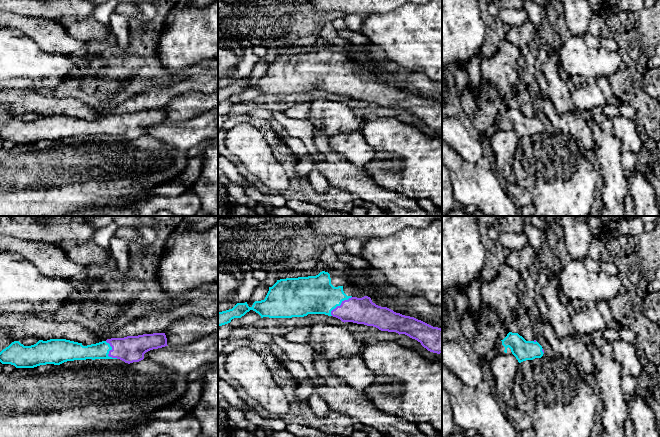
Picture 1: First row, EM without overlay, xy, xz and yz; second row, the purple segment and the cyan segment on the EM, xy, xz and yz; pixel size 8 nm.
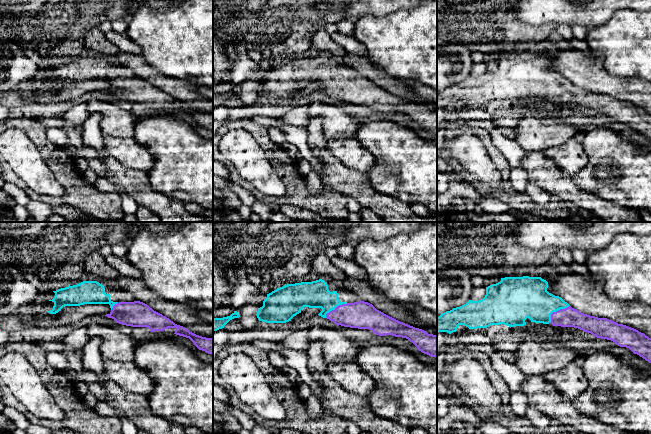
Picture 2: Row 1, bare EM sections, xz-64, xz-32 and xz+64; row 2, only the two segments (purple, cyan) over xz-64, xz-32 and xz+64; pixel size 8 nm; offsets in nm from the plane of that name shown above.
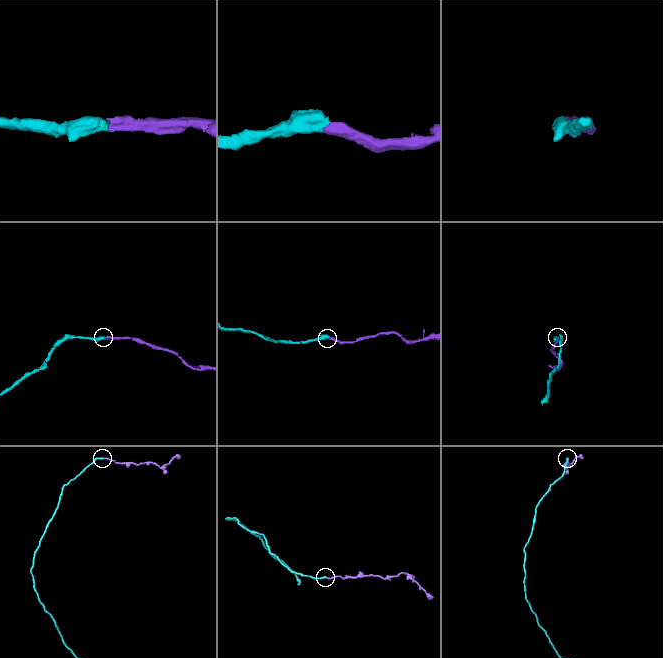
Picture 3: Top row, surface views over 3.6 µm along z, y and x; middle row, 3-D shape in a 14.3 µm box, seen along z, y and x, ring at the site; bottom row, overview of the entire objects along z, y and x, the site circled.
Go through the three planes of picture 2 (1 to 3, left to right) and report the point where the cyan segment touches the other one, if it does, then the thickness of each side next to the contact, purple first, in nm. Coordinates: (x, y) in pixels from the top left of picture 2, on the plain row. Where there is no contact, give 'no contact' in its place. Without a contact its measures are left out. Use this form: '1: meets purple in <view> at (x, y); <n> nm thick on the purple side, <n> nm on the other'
1: meets purple in xz-64 at (113, 82); 200 nm thick on the purple side, 190 nm on the other
2: meets purple in xz-32 at (336, 83); 220 nm thick on the purple side, 220 nm on the other
3: meets purple in xz+64 at (556, 87); 160 nm thick on the purple side, 320 nm on the other

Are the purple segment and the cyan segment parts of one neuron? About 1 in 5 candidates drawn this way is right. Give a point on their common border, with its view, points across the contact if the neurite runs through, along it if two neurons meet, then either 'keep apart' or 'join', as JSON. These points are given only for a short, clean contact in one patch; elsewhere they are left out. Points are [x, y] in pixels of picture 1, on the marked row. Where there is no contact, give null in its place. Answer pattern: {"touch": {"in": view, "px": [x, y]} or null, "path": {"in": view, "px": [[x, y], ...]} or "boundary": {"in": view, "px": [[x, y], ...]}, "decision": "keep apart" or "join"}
{"touch": {"in": "xz", "px": [340, 305]}, "path": {"in": "xz", "px": [[362, 310], [348, 309], [340, 305], [314, 294]]}, "decision": "join"}

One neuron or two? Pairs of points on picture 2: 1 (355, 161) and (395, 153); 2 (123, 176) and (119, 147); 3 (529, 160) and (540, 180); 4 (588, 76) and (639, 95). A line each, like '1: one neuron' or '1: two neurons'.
1: two neurons
2: two neurons
3: one neuron
4: one neuron

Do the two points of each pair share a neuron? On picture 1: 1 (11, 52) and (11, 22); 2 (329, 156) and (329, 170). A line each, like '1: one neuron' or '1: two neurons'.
1: two neurons
2: one neuron

